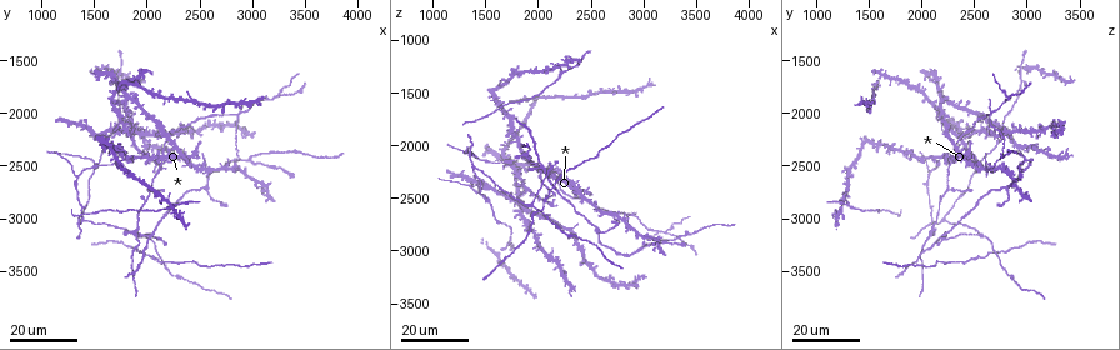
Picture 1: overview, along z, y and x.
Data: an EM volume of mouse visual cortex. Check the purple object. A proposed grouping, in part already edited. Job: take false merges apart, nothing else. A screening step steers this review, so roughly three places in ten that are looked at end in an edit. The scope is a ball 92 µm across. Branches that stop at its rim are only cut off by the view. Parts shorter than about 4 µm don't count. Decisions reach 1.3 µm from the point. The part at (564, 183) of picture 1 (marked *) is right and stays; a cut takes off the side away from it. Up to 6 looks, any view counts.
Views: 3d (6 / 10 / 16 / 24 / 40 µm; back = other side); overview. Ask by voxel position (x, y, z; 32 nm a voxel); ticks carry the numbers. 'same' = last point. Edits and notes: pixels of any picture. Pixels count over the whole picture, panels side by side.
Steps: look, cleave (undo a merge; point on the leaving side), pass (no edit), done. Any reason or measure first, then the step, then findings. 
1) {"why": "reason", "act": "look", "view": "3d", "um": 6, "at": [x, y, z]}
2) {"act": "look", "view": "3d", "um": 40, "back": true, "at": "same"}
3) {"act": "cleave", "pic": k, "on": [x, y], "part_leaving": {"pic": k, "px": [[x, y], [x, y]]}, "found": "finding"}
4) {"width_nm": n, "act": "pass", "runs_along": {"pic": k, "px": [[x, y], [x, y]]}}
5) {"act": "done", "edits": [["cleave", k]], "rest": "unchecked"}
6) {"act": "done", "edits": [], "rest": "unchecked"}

{"act": "look", "view": "3d", "um": 24, "at": [2860, 2020, 2660]}

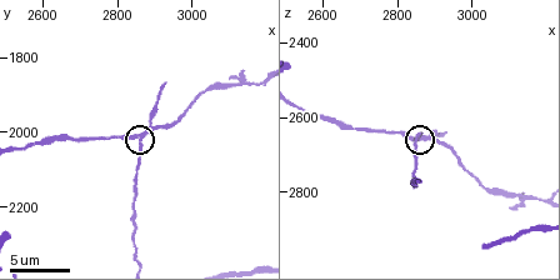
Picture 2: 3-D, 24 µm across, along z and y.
{"act": "look", "view": "3d", "um": 10, "at": [2870, 2010, 2650]}

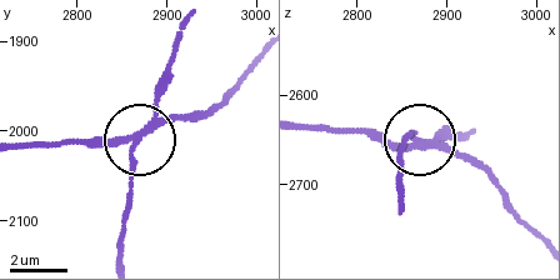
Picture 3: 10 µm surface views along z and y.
{"width_nm": 200, "act": "cleave", "pic": 3, "on": [163, 89], "found": "two neurons meet here"}

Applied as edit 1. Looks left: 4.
{"act": "look", "view": "overview"}

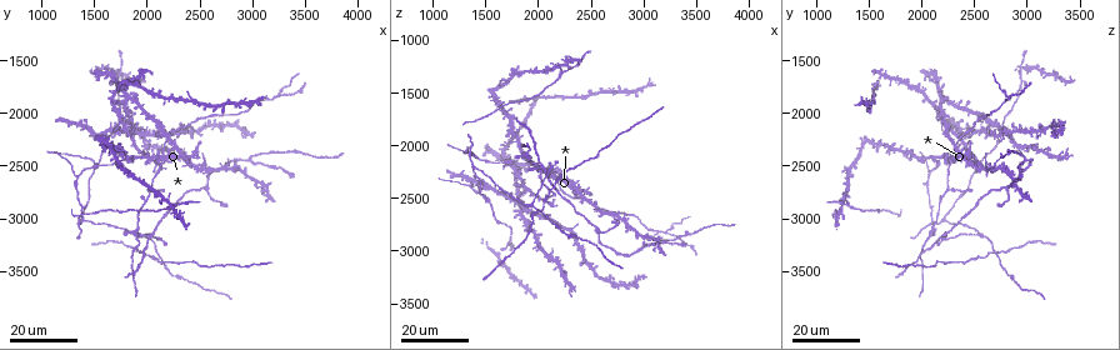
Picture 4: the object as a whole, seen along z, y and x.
{"act": "look", "view": "3d", "um": 24, "at": [2140, 2380, 2300]}

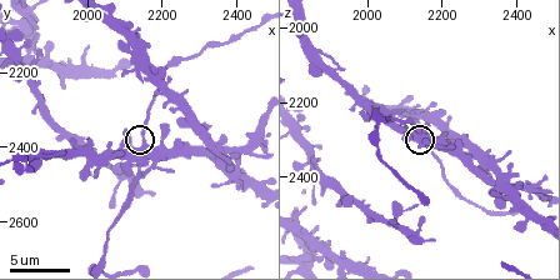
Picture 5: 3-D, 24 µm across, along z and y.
{"act": "look", "view": "3d", "um": 6, "at": "same"}

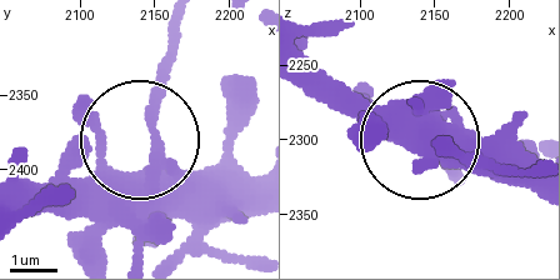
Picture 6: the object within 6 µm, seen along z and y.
{"act": "pass", "runs_along": {"pic": 6, "px": [[256, 181], [184, 178], [153, 145], [149, 98], [173, 26]]}, "found": "continuous, no second neuron"}

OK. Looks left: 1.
{"act": "done", "edits": [["cleave", 3]], "rest": "unchecked"}

